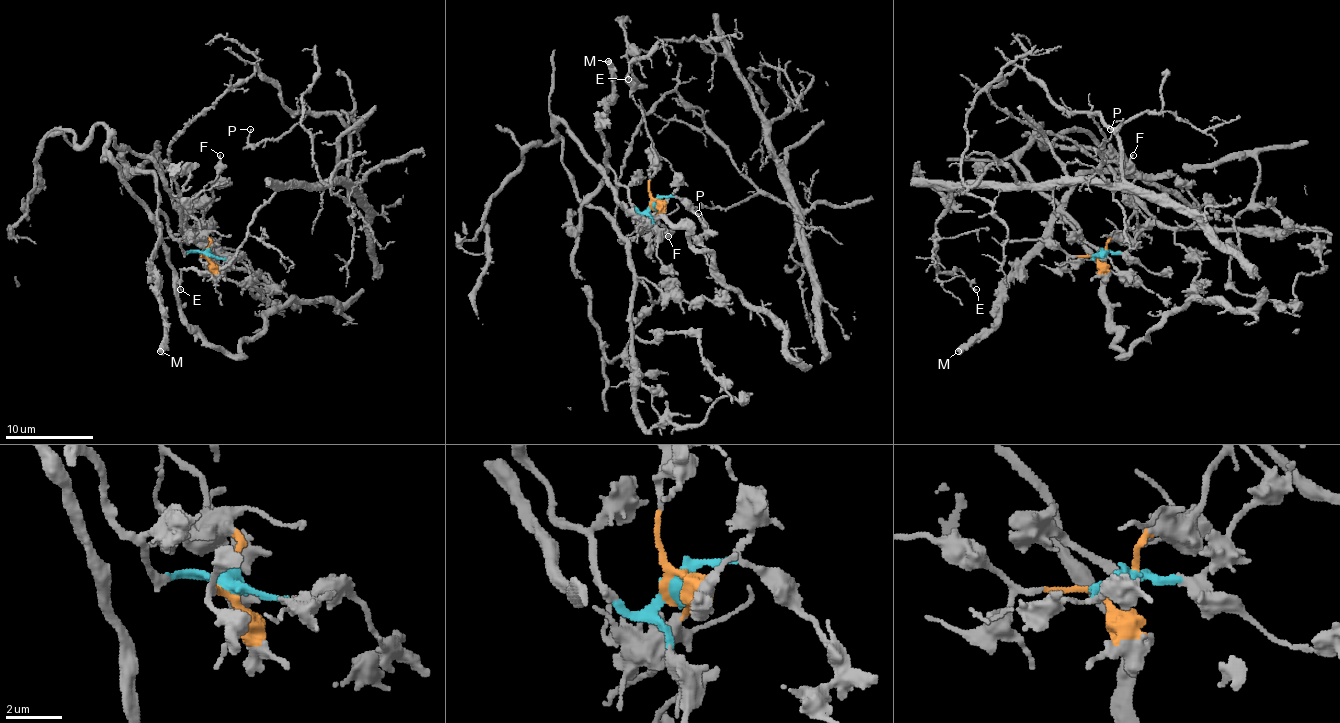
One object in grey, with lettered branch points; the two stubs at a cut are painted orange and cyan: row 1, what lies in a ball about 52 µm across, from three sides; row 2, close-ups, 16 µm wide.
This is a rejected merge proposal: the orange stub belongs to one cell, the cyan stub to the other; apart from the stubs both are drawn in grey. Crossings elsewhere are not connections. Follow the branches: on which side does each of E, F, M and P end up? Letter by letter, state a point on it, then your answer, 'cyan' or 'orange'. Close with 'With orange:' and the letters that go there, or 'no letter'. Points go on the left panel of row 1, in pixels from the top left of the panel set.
E: at (180, 289); orange
F: at (220, 155); cyan
M: at (160, 351); cyan
P: at (250, 129); orange
With orange: E, P

